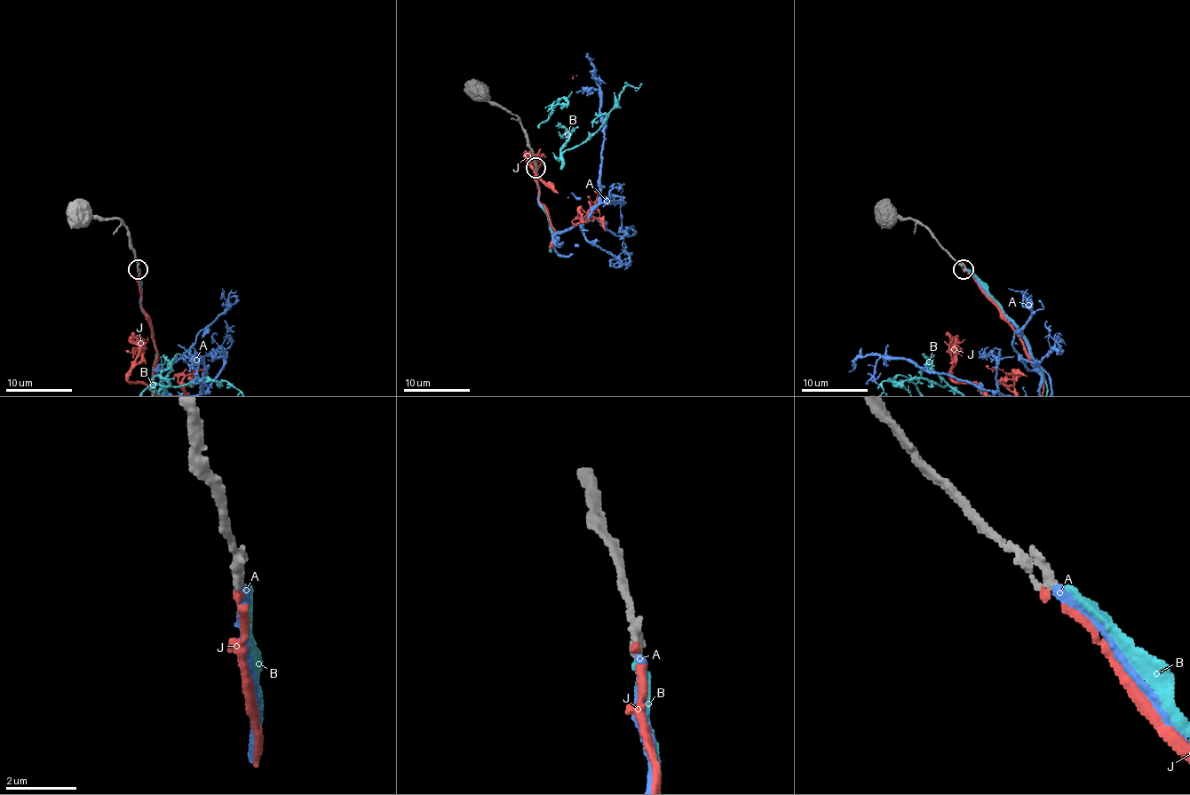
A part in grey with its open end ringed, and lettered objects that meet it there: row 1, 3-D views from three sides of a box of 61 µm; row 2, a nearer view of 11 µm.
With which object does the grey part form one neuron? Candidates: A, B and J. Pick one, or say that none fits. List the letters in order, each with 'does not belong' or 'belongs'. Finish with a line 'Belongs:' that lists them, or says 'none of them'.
A: does not belong
B: does not belong
J: belongs
Belongs: J

